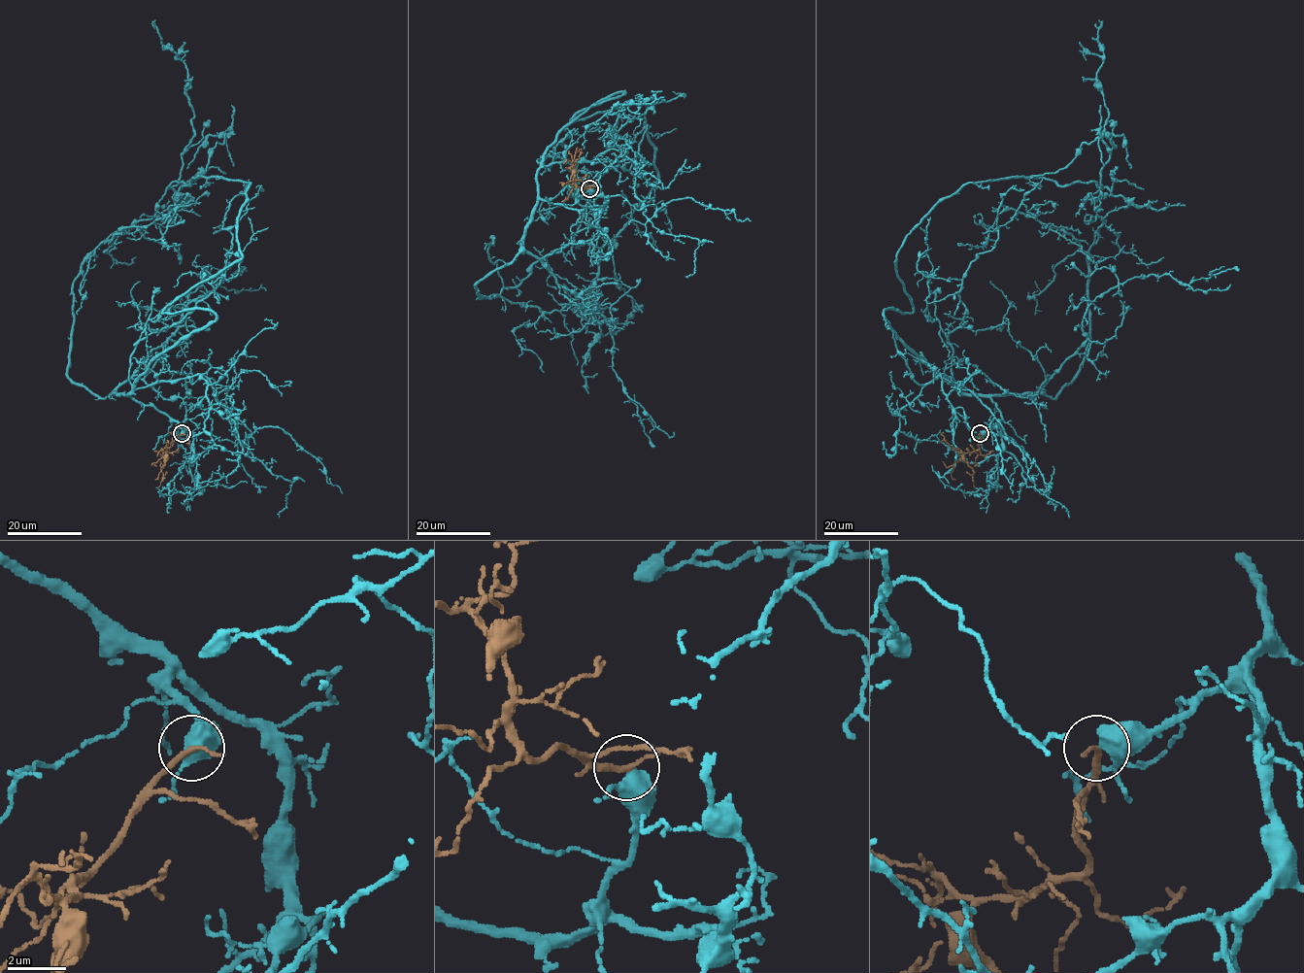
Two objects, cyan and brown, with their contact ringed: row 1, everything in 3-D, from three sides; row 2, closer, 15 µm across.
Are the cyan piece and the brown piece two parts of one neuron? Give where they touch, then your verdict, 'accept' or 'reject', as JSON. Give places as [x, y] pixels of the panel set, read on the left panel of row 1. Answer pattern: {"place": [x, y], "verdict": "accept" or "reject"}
{"place": [182, 433], "verdict": "accept"}

